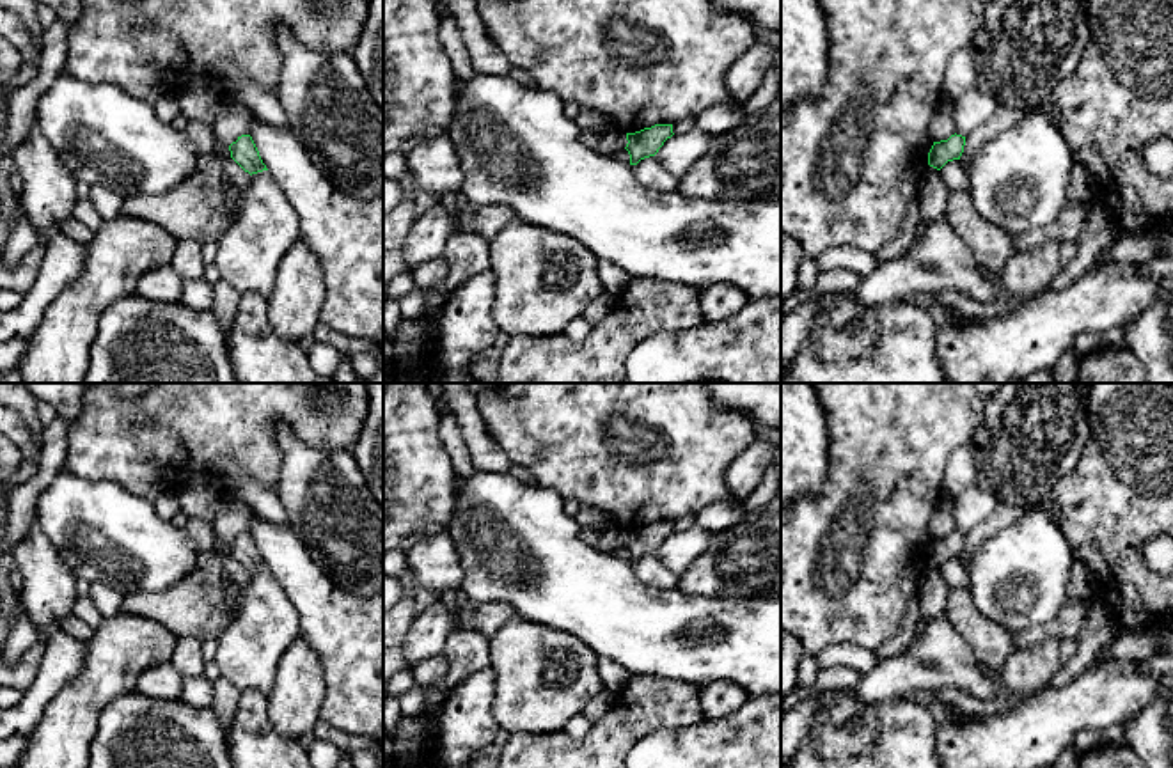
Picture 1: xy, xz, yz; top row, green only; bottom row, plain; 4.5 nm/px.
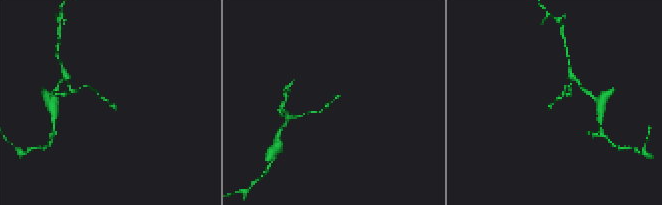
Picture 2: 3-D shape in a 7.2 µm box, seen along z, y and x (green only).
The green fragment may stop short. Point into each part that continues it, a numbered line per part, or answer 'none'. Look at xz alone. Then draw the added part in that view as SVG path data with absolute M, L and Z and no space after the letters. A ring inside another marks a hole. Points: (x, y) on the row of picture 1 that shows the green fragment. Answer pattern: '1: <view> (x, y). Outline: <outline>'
none

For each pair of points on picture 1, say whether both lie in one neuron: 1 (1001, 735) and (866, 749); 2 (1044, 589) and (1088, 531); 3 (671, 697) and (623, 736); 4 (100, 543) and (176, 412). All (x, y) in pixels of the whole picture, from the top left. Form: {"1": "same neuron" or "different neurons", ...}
{"1": "different neurons", "2": "different neurons", "3": "same neuron", "4": "different neurons"}

